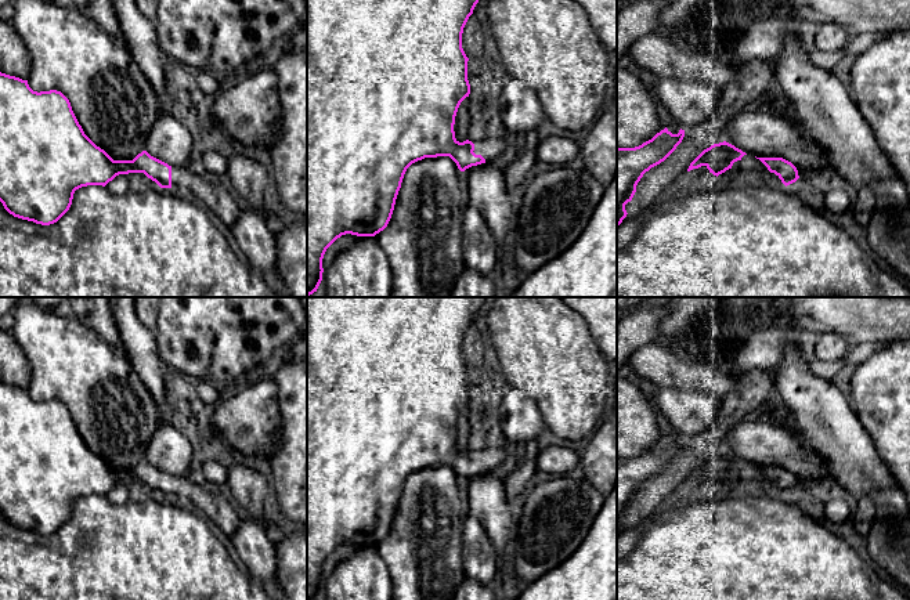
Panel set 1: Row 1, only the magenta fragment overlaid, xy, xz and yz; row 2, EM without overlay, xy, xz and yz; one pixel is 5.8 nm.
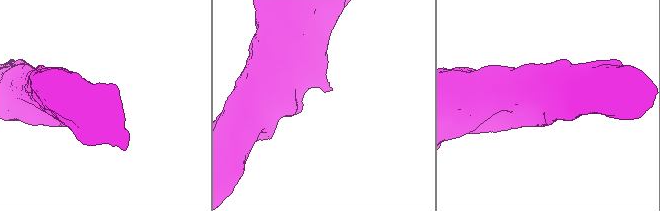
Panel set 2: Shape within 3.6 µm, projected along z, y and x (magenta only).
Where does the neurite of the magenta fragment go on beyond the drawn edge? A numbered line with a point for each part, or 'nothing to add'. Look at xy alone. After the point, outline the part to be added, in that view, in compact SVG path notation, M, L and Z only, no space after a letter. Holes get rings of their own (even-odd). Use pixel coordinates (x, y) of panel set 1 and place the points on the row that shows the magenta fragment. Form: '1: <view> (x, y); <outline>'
1: xy (215, 197); M171 166L171 188L201 199L230 228L236 223L242 203L235 200L220 184L210 184L188 166Z

